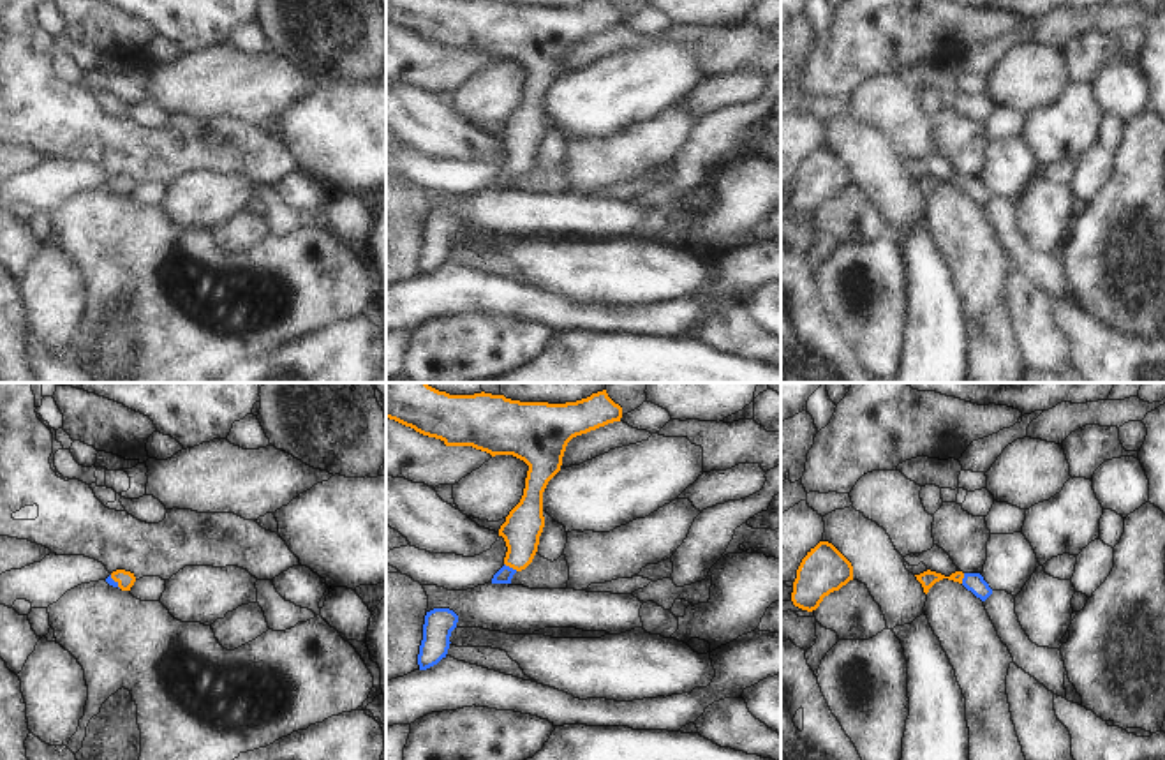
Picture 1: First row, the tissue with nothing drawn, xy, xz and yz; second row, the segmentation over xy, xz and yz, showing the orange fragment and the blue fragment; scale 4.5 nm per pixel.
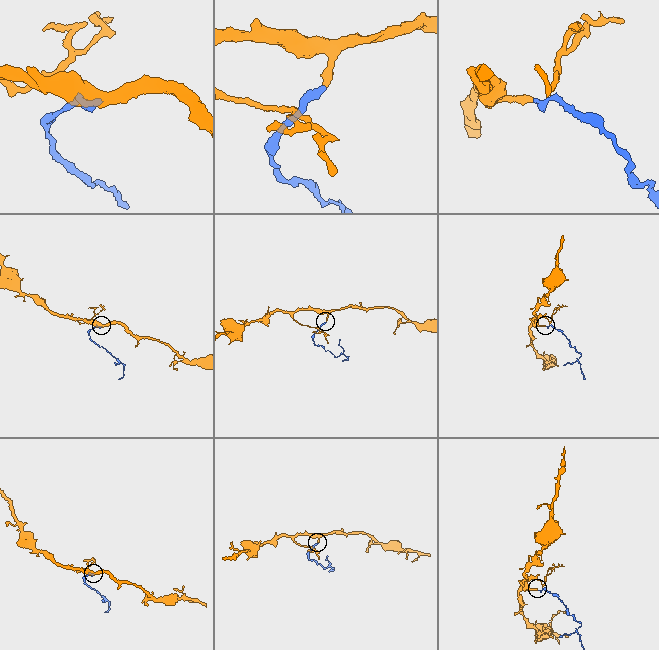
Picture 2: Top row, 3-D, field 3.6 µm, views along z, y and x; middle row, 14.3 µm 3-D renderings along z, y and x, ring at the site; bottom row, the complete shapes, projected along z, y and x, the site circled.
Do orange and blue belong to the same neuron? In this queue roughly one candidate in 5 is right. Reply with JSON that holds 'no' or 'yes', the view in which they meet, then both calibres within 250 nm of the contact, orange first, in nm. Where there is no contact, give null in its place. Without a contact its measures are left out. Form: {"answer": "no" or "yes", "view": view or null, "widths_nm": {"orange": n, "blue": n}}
{"answer": "yes", "view": "xz", "widths_nm": {"orange": 170, "blue": 70}}

